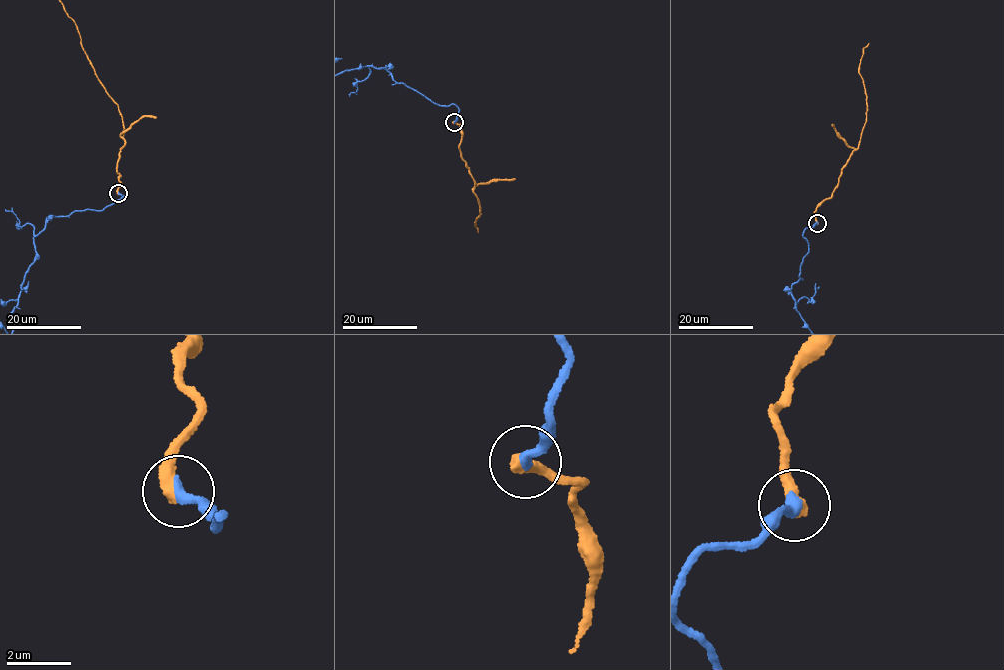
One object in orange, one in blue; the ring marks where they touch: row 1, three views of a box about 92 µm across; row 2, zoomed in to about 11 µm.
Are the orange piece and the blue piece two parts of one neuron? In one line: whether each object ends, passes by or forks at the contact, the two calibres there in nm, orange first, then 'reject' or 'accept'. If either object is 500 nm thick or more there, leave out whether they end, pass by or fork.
orange ends | blue ends | 480/360 nm | accept

